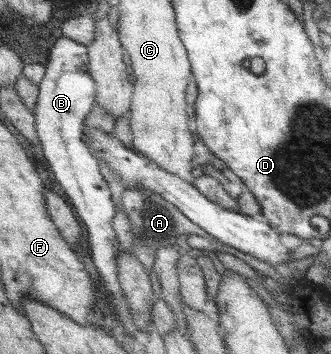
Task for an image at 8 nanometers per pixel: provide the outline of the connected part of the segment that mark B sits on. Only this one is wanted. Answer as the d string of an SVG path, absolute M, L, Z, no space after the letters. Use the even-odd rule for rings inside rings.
M62 36L51 47L46 72L38 83L38 98L34 105L36 118L36 134L40 146L45 153L47 163L55 181L67 194L67 201L76 209L81 225L85 225L89 235L89 249L91 259L98 274L101 276L104 289L111 293L115 309L119 314L117 321L129 333L135 335L138 327L133 323L128 303L122 294L117 279L117 257L119 257L118 240L115 236L112 219L115 207L111 200L111 192L107 181L99 170L100 159L88 148L85 141L85 117L95 105L95 82L88 72L87 46L79 45L75 41Z

